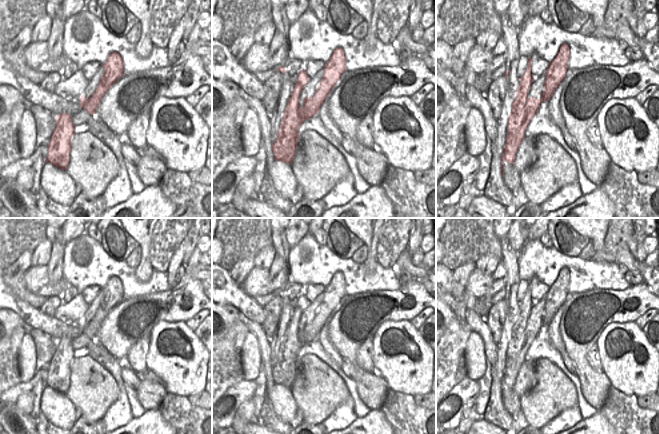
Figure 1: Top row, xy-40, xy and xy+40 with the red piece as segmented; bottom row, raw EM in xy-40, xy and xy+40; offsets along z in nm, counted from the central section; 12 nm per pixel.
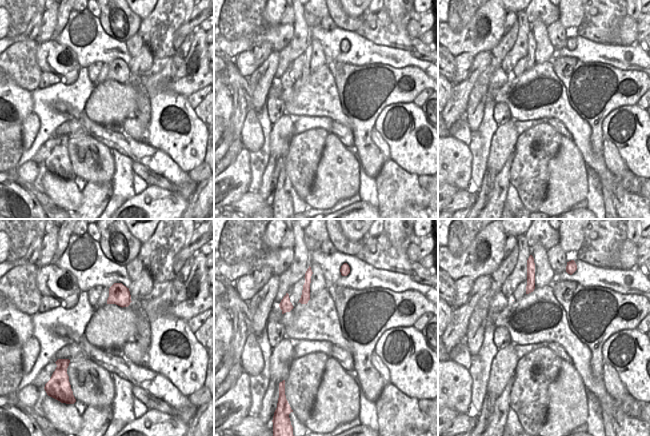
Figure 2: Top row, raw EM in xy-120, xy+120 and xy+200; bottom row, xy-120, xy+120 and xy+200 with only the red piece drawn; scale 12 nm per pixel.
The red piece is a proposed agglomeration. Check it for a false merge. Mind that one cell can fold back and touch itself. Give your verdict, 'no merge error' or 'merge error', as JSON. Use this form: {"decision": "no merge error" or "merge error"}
{"decision": "merge error"}

